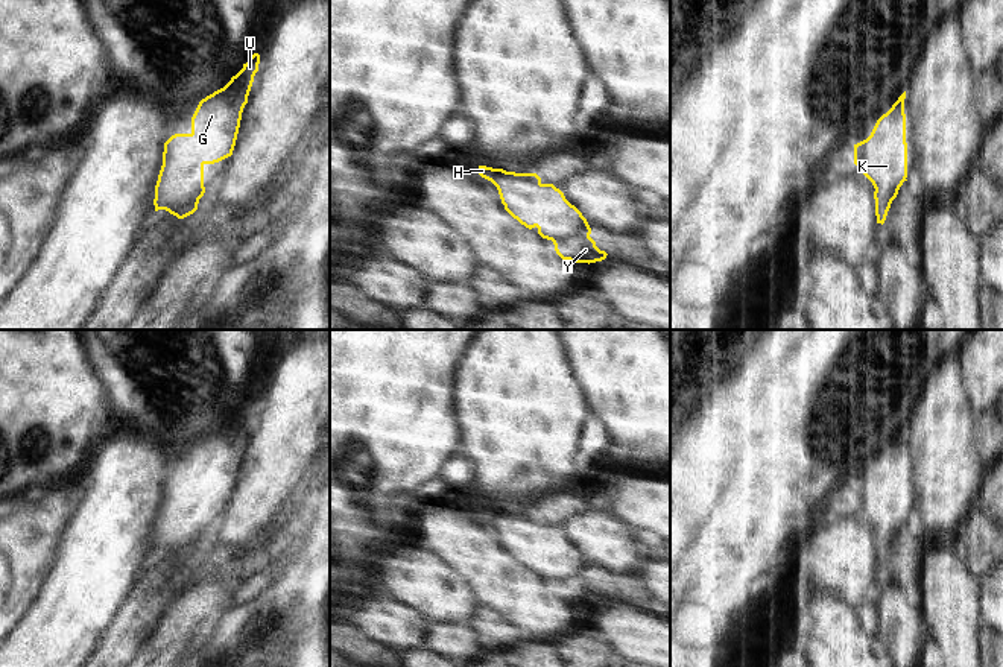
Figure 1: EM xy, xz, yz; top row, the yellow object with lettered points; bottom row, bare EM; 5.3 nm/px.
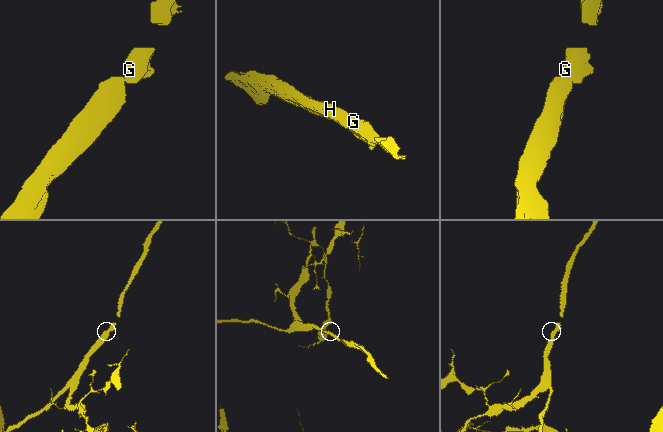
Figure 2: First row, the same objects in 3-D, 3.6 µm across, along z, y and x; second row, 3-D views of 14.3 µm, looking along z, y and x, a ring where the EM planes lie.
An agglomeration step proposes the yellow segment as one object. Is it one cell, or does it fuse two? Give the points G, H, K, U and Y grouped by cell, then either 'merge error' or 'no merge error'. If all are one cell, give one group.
G H K U Y; no merge error

